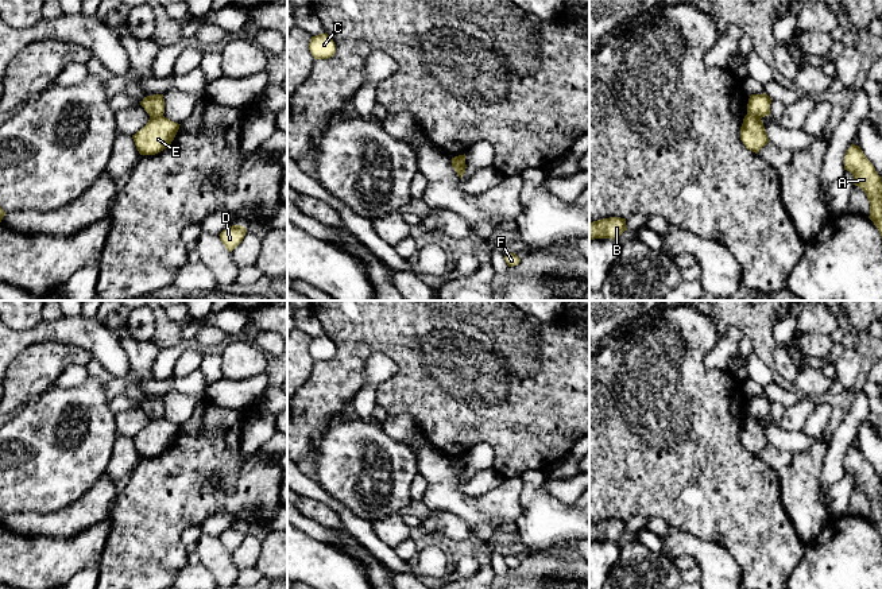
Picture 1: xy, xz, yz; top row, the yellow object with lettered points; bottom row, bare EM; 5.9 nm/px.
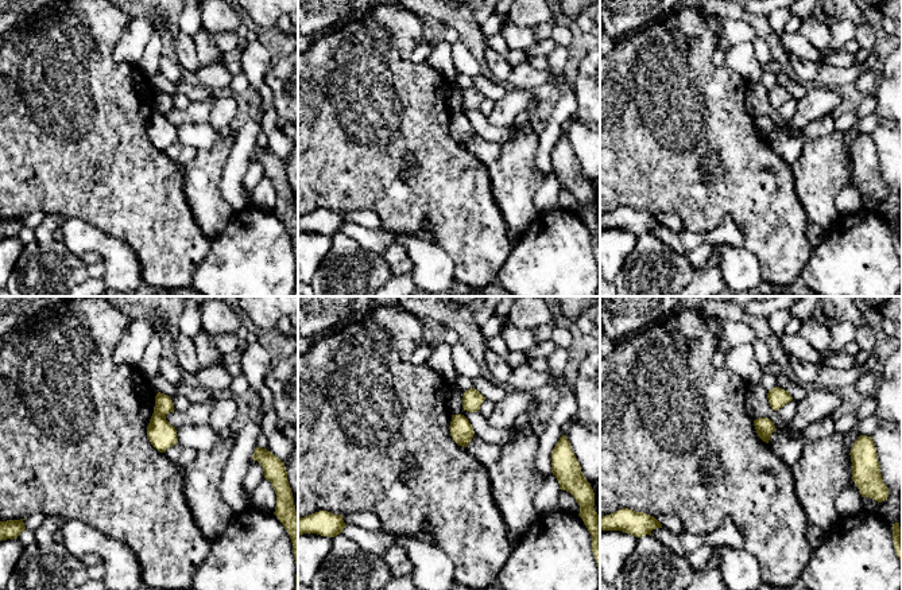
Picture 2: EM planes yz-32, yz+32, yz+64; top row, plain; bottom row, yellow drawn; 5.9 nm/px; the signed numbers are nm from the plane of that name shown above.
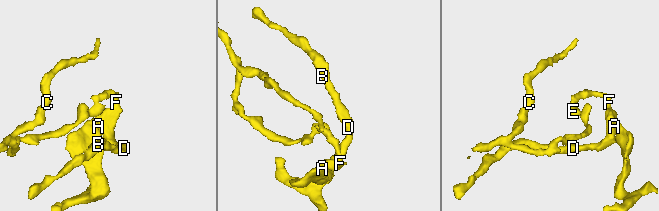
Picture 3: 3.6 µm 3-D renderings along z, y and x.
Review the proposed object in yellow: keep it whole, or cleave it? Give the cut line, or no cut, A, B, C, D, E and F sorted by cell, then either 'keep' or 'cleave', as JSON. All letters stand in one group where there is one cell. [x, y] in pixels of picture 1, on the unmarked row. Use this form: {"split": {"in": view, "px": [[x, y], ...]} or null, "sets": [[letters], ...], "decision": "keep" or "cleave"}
{"split": {"in": "xy", "px": [[162, 417], [150, 419]]}, "sets": [["A", "B", "D", "F"], ["C", "E"]], "decision": "cleave"}

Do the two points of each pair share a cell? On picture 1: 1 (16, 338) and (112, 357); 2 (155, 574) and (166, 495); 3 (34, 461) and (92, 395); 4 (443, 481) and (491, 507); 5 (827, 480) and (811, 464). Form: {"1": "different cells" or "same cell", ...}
{"1": "same cell", "2": "same cell", "3": "same cell", "4": "same cell", "5": "different cells"}

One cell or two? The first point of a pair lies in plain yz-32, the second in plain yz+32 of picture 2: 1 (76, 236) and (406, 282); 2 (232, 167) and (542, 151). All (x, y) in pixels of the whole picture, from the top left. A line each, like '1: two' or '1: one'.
1: two
2: one

